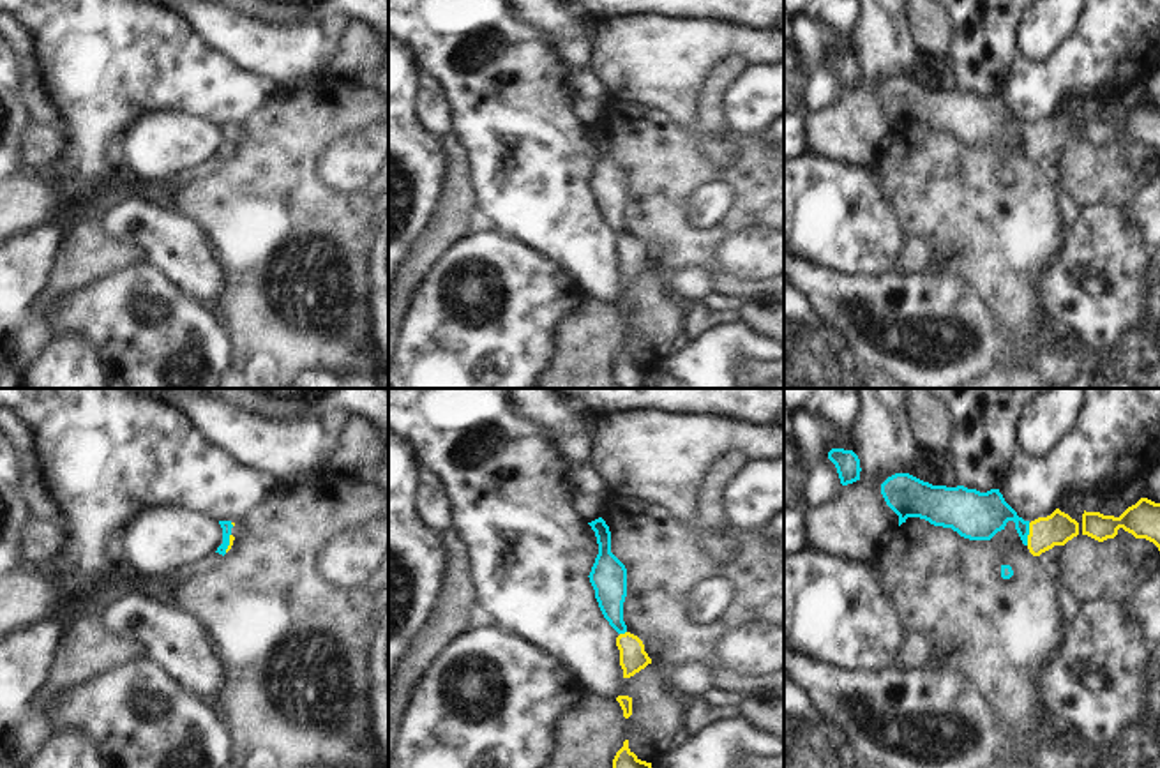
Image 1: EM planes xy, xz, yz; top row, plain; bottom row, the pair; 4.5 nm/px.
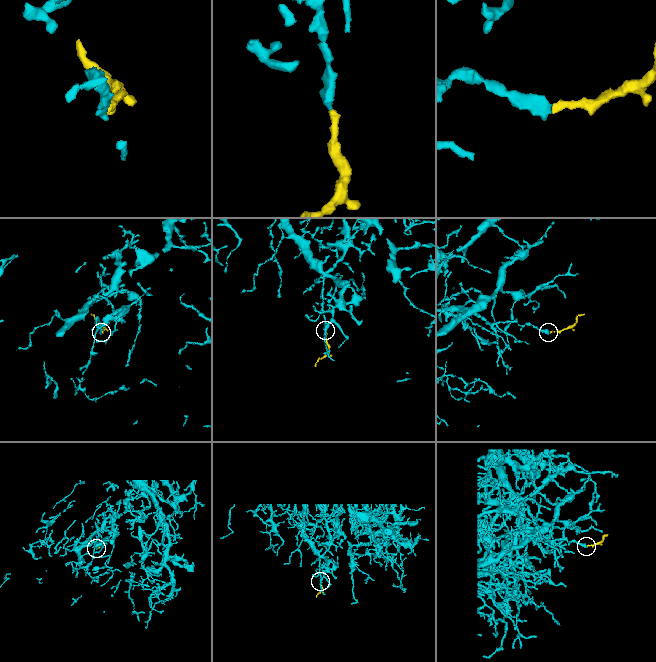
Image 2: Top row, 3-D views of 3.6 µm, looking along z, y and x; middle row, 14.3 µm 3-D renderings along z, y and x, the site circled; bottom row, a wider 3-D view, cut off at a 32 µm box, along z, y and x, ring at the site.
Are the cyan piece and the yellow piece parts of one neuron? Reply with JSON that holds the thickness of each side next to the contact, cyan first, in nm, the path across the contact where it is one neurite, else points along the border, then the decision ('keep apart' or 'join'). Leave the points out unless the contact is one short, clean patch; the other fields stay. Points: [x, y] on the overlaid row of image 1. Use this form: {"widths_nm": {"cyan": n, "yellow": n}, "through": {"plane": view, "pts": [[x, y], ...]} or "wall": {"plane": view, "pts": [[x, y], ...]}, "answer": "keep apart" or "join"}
{"widths_nm": {"cyan": 220, "yellow": 150}, "through": {"plane": "yz", "pts": [[979, 516], [1012, 516], [1028, 534], [1044, 534], [1058, 528]]}, "answer": "join"}

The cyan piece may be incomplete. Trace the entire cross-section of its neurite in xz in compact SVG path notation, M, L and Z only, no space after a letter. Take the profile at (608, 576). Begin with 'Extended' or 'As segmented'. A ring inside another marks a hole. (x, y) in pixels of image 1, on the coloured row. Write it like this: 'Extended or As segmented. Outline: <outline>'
Extended. Outline: M602 517L588 523L595 531L599 554L590 572L590 583L595 590L595 599L604 618L620 634L616 646L620 650L620 666L623 678L630 678L648 664L652 659L644 651L643 641L627 630L623 621L623 602L627 597L627 568L611 553L611 531Z

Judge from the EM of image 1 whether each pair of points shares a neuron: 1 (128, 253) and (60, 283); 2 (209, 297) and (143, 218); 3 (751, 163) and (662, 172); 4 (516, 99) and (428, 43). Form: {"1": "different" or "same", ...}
{"1": "same", "2": "same", "3": "same", "4": "same"}

